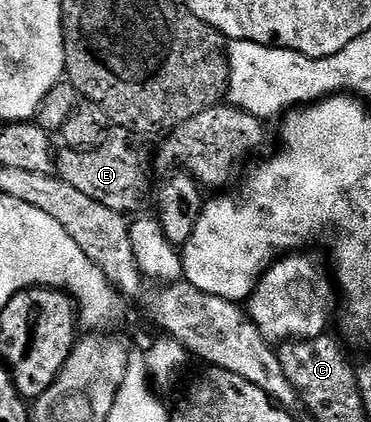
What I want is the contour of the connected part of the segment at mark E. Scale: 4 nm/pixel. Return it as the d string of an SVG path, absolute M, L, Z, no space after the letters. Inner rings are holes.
M113 125L109 129L106 140L96 150L59 151L54 162L55 173L66 184L78 188L90 196L90 200L98 200L98 204L106 204L106 208L114 208L114 212L128 216L133 212L140 212L144 201L149 201L148 174L144 171L144 158L132 147L134 136L126 128ZM131 210L136 210L132 211Z

